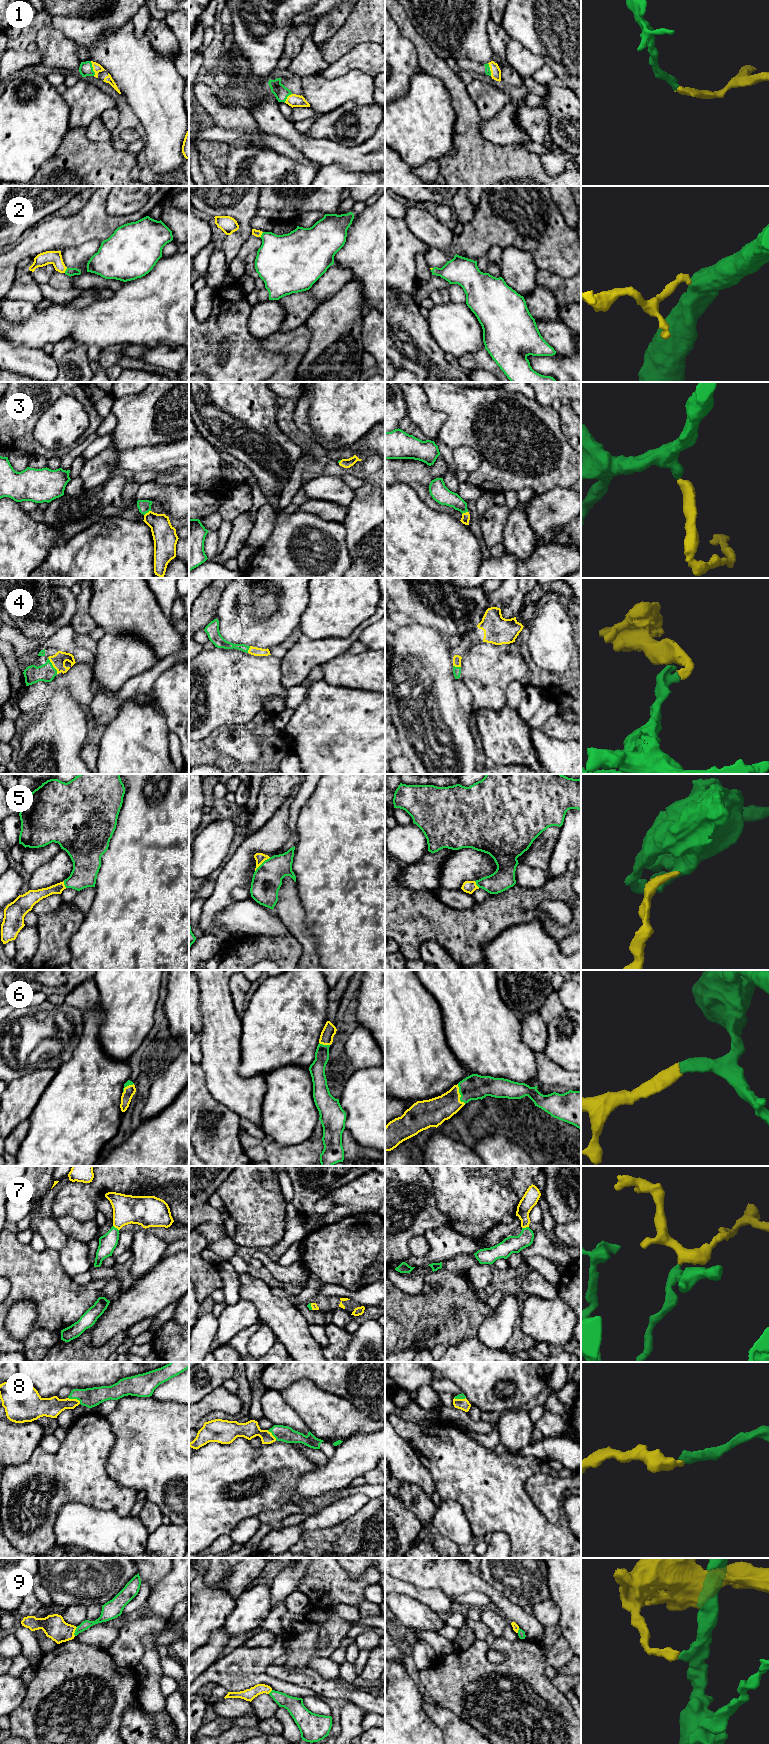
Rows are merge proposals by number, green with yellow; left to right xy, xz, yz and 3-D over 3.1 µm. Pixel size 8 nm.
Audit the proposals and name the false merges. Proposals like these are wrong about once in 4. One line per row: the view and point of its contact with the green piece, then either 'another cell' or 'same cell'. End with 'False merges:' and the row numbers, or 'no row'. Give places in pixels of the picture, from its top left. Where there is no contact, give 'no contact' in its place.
1: meets green in xy at (92, 68); same cell
2: meets green in xz at (261, 235); same cell
3: meets green in xy at (147, 512); same cell
4: meets green in xy at (52, 665); same cell
5: meets green in xz at (262, 863); same cell
6: meets green in yz at (460, 1094); same cell
7: meets green in yz at (526, 1227); same cell
8: meets green in xy at (75, 1398); same cell
9: meets green in xy at (75, 1631); another cell
False merges: 9

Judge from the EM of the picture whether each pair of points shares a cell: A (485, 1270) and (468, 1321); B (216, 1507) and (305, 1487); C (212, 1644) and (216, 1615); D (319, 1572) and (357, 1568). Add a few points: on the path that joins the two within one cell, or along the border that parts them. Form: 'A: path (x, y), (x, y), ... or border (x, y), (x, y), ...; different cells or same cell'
A: border (465, 1272), (469, 1284), (482, 1294); different cells
B: border (310, 1470), (296, 1483), (296, 1492), (299, 1495); different cells
C: border (223, 1626), (216, 1629), (209, 1639), (199, 1647); different cells
D: border (343, 1568), (351, 1578), (357, 1578), (367, 1568); different cells

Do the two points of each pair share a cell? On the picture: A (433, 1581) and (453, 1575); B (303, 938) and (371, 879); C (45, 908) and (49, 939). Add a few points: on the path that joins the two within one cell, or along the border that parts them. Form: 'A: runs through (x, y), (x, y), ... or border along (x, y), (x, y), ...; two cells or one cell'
A: runs through (438, 1576), (448, 1575); one cell
B: border along (303, 909), (305, 924), (316, 940), (318, 953); two cells
C: border along (63, 903), (50, 912), (38, 915); two cells

